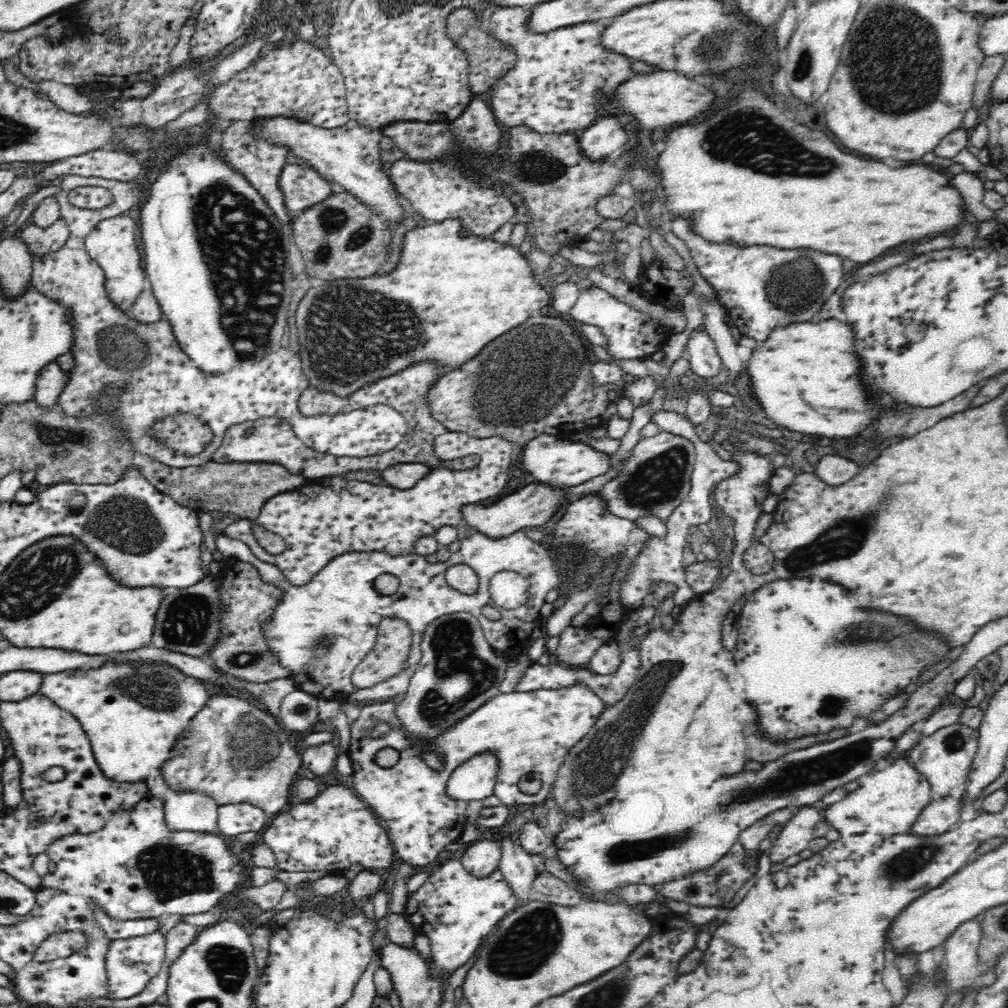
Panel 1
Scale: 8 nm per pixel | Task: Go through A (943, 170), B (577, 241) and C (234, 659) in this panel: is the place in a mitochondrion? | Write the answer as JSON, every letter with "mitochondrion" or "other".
{"A":"other","B":"other","C":"mitochondrion"}

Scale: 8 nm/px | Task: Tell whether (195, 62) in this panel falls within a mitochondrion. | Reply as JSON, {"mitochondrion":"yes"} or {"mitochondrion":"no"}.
{"mitochondrion":"no"}

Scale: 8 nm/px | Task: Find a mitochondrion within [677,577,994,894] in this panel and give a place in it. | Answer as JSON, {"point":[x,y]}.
{"point":[879,635]}

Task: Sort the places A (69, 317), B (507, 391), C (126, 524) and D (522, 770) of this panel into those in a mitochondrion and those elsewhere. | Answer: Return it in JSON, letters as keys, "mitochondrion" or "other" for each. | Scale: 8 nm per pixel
{"A":"other","B":"mitochondrion","C":"mitochondrion","D":"other"}

